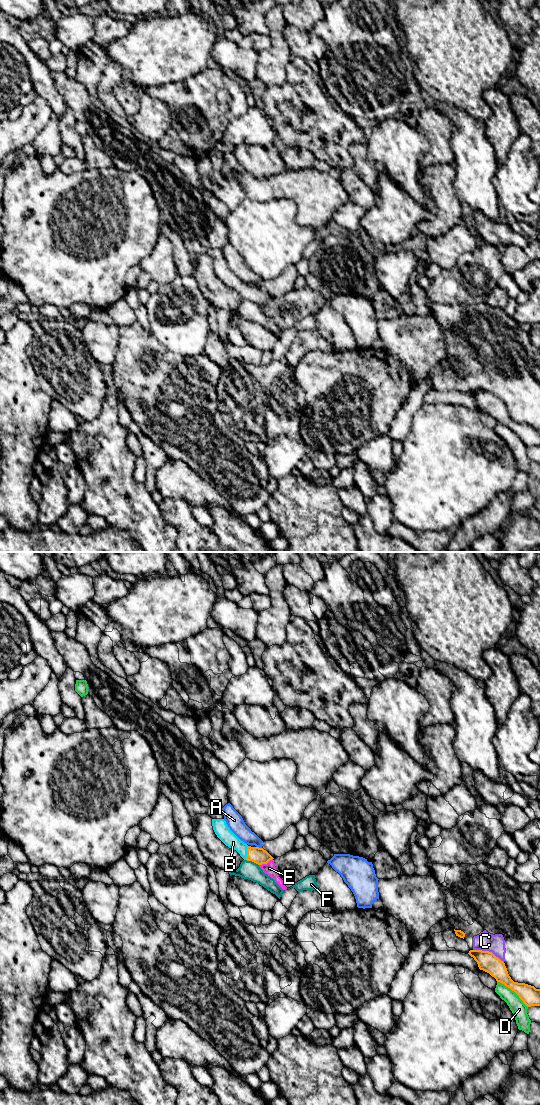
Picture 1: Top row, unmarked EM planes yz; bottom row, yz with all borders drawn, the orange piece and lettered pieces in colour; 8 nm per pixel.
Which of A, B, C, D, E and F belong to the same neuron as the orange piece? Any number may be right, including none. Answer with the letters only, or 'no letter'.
B

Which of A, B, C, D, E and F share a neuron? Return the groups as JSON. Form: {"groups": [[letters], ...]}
{"groups": [["A"], ["B"], ["C"], ["D"], ["E"], ["F"]]}

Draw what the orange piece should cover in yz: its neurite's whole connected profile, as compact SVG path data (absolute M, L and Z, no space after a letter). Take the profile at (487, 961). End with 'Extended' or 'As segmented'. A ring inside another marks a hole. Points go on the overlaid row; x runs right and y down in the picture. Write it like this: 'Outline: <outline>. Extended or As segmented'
Outline: M470 950L468 954L474 958L480 970L489 973L497 982L514 991L527 1007L540 1006L540 989L525 983L514 982L508 974L505 963L492 952Z. As segmented

